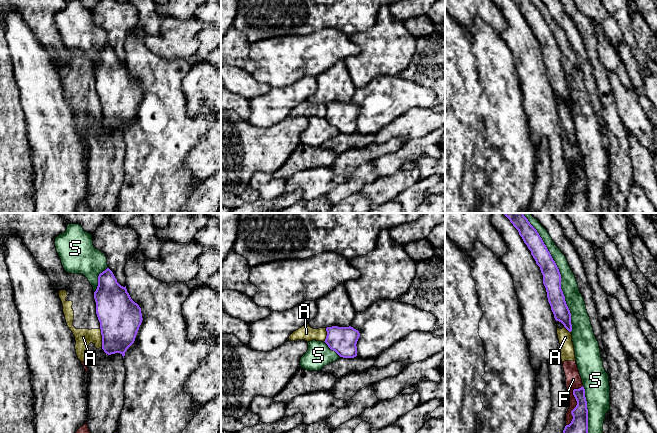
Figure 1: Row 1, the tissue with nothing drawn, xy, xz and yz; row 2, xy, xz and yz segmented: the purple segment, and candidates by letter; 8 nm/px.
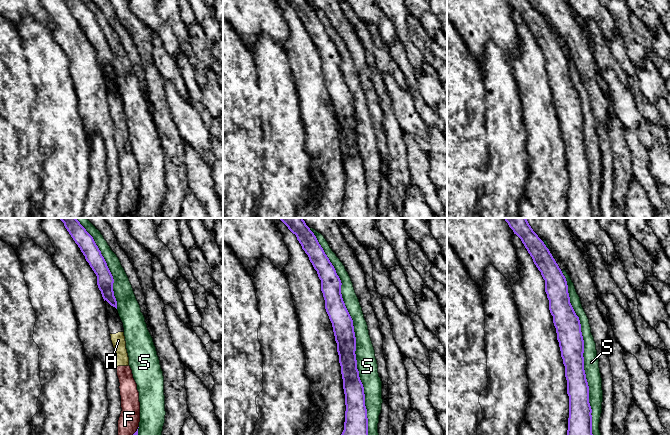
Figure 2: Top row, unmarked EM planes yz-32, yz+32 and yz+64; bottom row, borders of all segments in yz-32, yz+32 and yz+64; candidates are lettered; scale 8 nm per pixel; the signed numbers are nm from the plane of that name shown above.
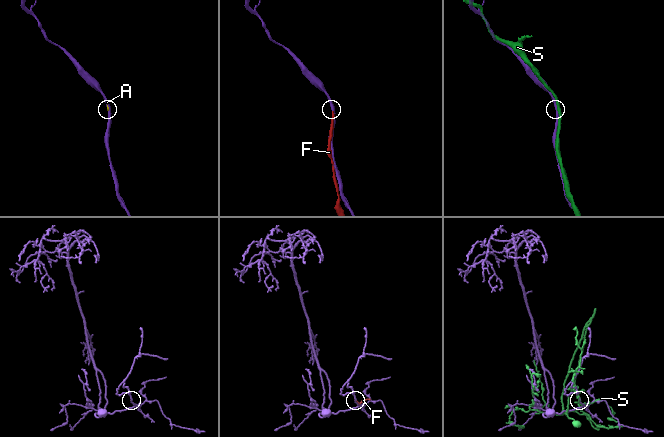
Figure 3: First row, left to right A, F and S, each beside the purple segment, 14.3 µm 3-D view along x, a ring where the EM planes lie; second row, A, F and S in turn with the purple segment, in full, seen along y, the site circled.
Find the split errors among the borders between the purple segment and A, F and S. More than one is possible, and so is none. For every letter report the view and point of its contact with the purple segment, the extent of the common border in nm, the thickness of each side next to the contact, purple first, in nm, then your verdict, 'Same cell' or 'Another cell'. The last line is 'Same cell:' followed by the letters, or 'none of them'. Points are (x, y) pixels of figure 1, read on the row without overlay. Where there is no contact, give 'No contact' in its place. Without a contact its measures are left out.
A: Touches purple at xy (102, 113). Shared border 150 nm. Thickness 340 nm (purple) against 140 nm. Another cell
F: Touches purple at yz (577, 180). Shared border 360 nm. Thickness 200 nm (purple) against 130 nm. Another cell
S: Touches purple at yz (561, 54). Shared border 900 nm. Thickness 140 nm (purple) against 140 nm. Another cell
Same cell: none of them

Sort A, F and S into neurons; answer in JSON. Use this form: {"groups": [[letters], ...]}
{"groups": [["A", "F"], ["S"]]}

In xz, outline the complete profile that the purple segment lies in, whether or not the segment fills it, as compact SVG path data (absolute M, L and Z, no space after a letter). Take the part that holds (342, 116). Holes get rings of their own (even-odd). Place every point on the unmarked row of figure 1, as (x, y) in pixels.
M327 103L325 119L340 133L354 134L357 132L357 117L360 113L358 106L353 103Z

